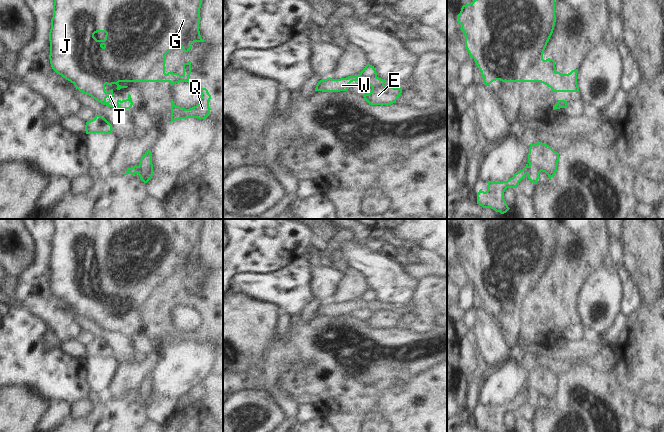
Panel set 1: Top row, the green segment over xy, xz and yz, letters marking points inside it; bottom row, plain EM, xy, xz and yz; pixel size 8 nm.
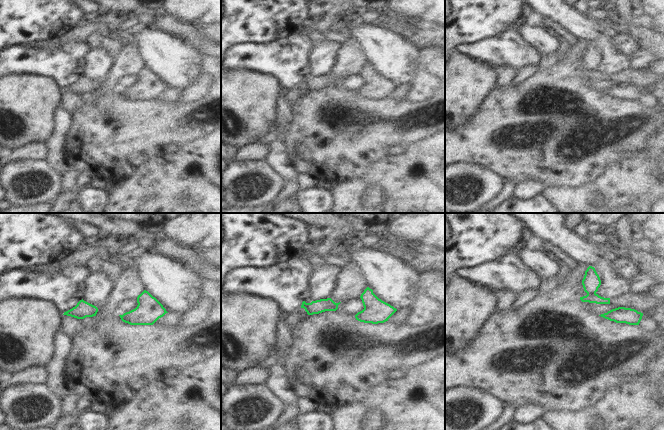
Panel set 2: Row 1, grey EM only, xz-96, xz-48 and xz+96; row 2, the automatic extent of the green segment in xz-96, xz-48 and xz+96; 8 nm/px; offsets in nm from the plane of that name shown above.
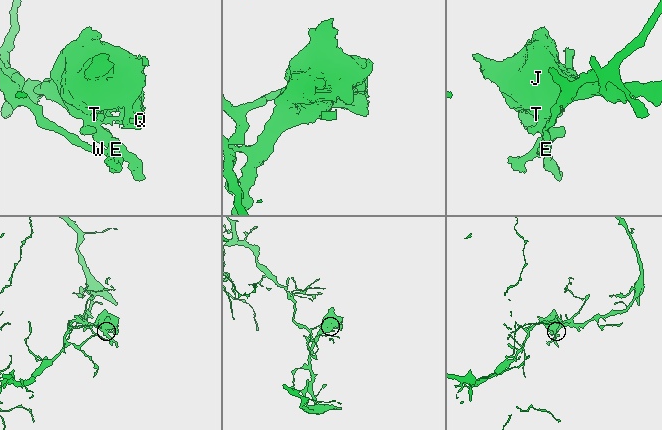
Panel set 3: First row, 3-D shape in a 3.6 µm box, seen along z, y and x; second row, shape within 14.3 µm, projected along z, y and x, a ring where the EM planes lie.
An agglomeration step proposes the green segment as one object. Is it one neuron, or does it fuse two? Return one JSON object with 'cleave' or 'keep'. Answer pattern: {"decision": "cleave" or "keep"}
{"decision": "cleave"}

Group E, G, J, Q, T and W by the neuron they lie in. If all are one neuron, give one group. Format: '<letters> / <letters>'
E G J Q T / W

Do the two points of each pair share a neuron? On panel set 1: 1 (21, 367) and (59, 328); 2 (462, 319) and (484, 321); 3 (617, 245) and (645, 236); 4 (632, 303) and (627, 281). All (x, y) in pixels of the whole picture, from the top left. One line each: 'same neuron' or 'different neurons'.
1: different neurons
2: different neurons
3: different neurons
4: same neuron

